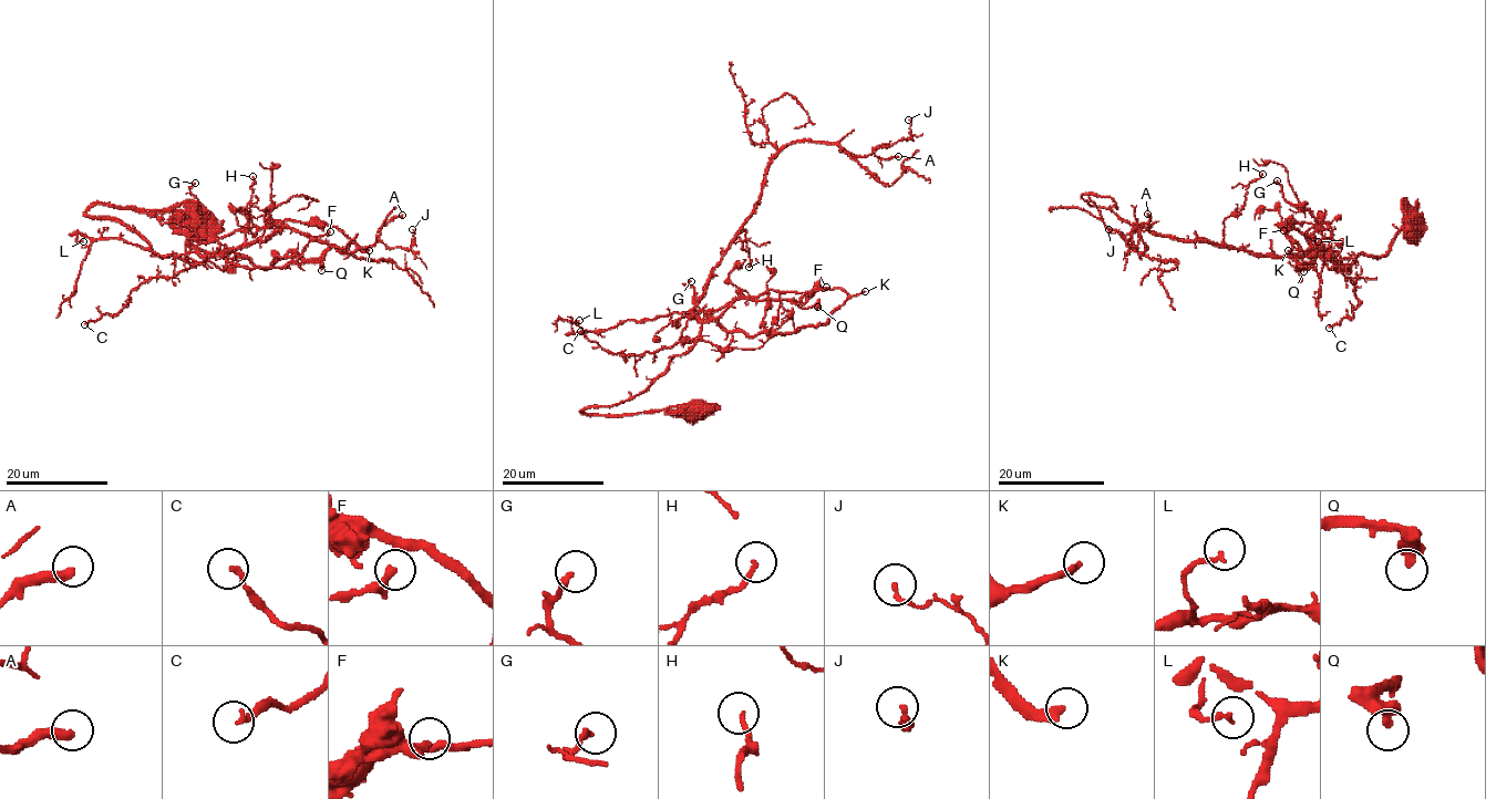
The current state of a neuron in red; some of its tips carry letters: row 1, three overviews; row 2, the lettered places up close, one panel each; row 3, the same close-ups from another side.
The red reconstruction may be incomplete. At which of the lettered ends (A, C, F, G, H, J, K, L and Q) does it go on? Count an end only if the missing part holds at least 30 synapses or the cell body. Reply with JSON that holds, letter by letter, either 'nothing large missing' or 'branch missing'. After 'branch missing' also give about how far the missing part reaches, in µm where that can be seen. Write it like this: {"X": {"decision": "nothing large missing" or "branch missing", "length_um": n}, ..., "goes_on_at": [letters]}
{"A": {"decision": "nothing large missing"}, "C": {"decision": "nothing large missing"}, "F": {"decision": "nothing large missing"}, "G": {"decision": "nothing large missing"}, "H": {"decision": "nothing large missing"}, "J": {"decision": "nothing large missing"}, "K": {"decision": "branch missing", "length_um": 180}, "L": {"decision": "nothing large missing"}, "Q": {"decision": "nothing large missing"}, "goes_on_at": ["K"]}

